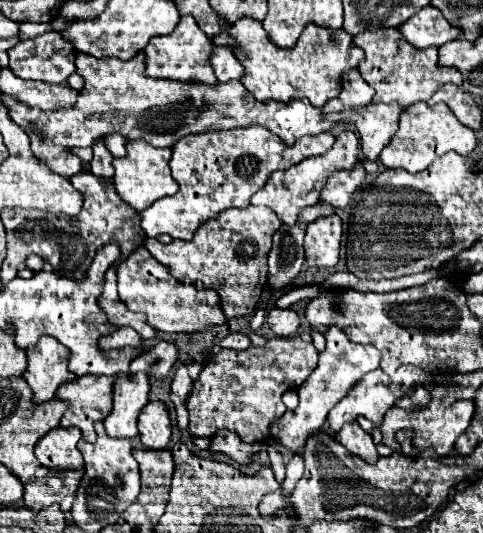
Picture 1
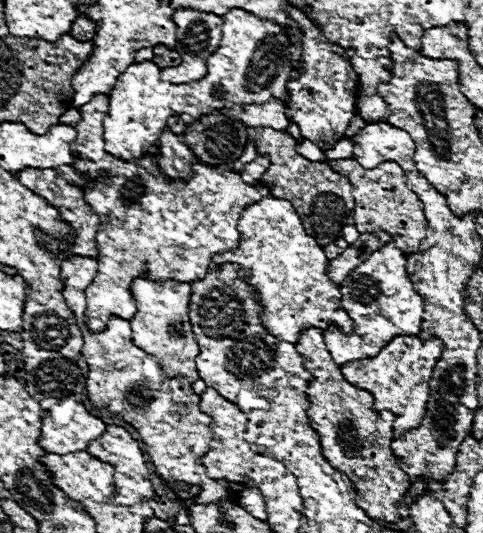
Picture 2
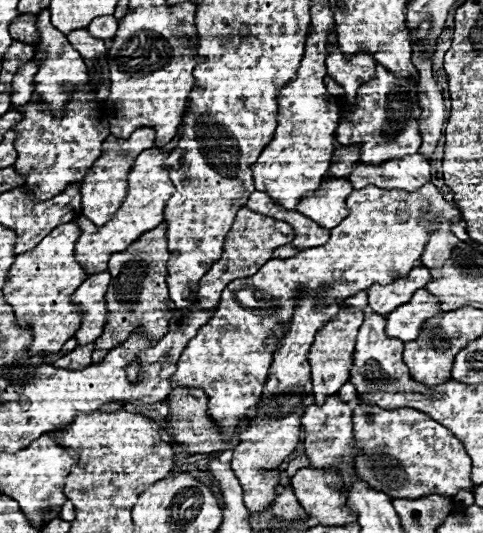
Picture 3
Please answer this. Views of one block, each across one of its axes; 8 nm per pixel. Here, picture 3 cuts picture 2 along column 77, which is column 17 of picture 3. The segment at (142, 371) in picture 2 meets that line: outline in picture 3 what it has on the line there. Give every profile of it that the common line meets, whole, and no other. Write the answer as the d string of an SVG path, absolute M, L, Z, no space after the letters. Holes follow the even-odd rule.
M78 218L56 226L34 250L18 254L4 286L4 300L14 308L18 324L30 324L32 344L28 354L52 354L72 338L82 322L80 308L72 304L72 294L86 280L86 268L76 262L74 244L80 236Z

